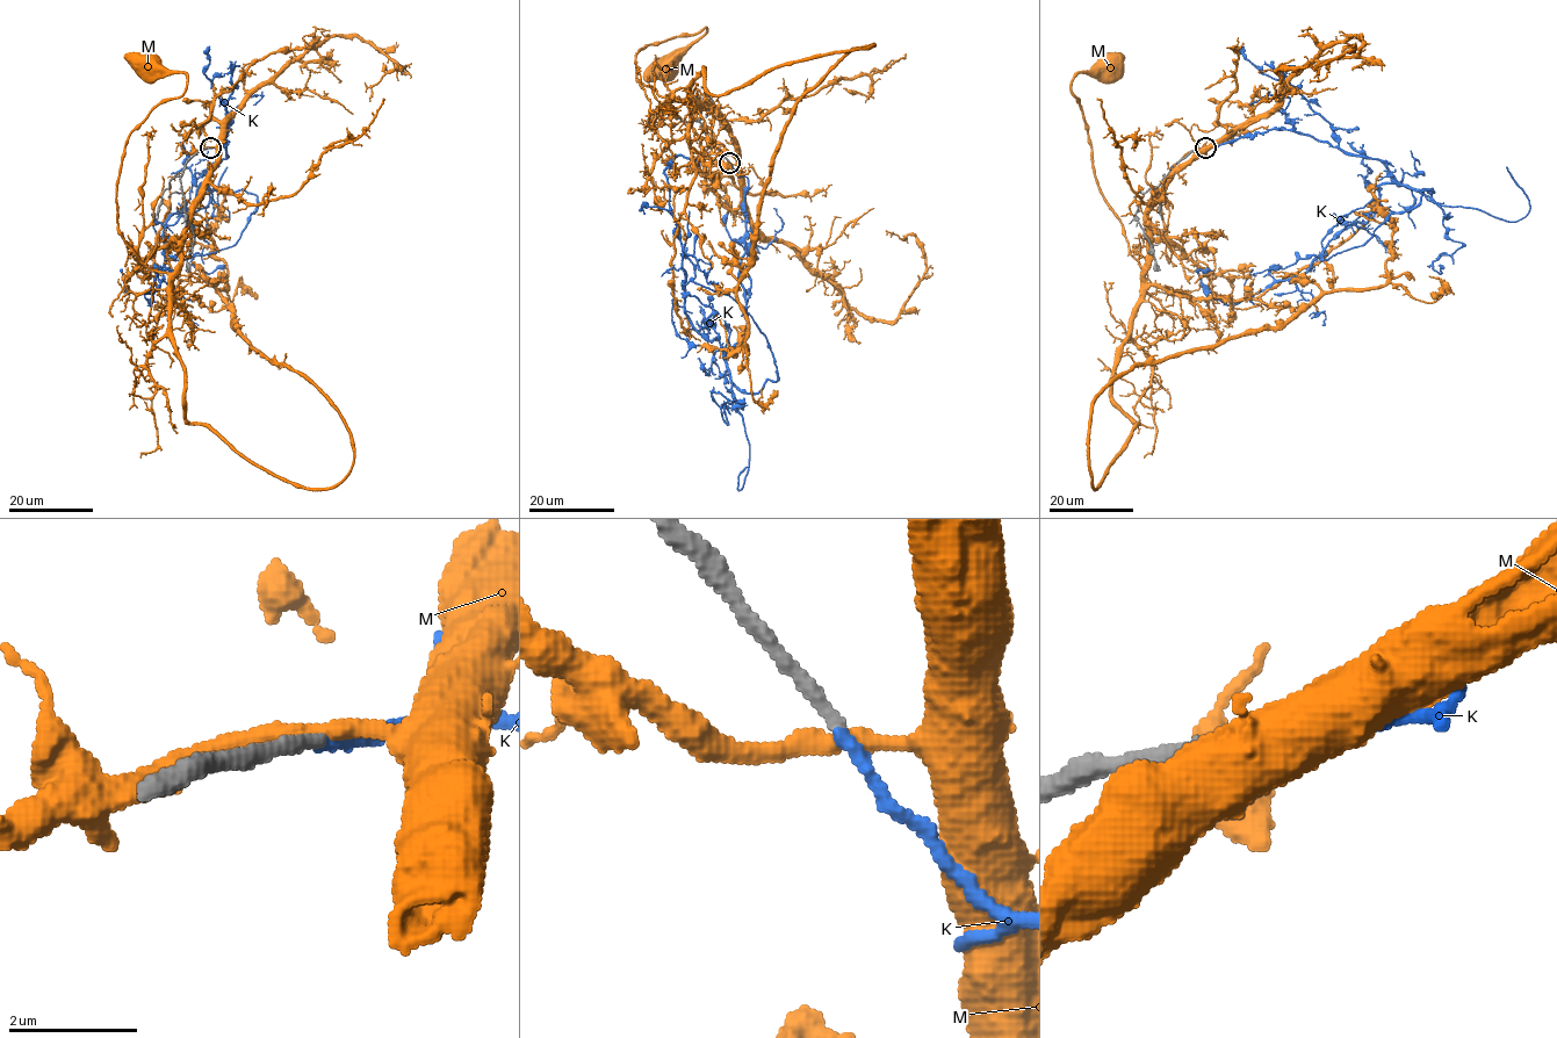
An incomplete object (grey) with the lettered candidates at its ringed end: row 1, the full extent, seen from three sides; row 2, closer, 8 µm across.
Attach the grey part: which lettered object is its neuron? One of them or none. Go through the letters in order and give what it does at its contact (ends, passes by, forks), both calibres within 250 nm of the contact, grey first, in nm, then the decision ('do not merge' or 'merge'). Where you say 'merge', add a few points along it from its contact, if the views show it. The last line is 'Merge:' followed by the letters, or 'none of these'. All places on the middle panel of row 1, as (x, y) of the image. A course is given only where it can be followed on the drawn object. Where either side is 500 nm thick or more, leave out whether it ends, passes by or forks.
K: it ends; calibres 240 and 220 nm; merge; course (730, 163), (748, 181), (739, 278), (747, 324), (725, 351), (684, 310), (664, 171), (699, 153)
M: it passes by; calibres 240 and 280 nm; do not merge
Merge: K

